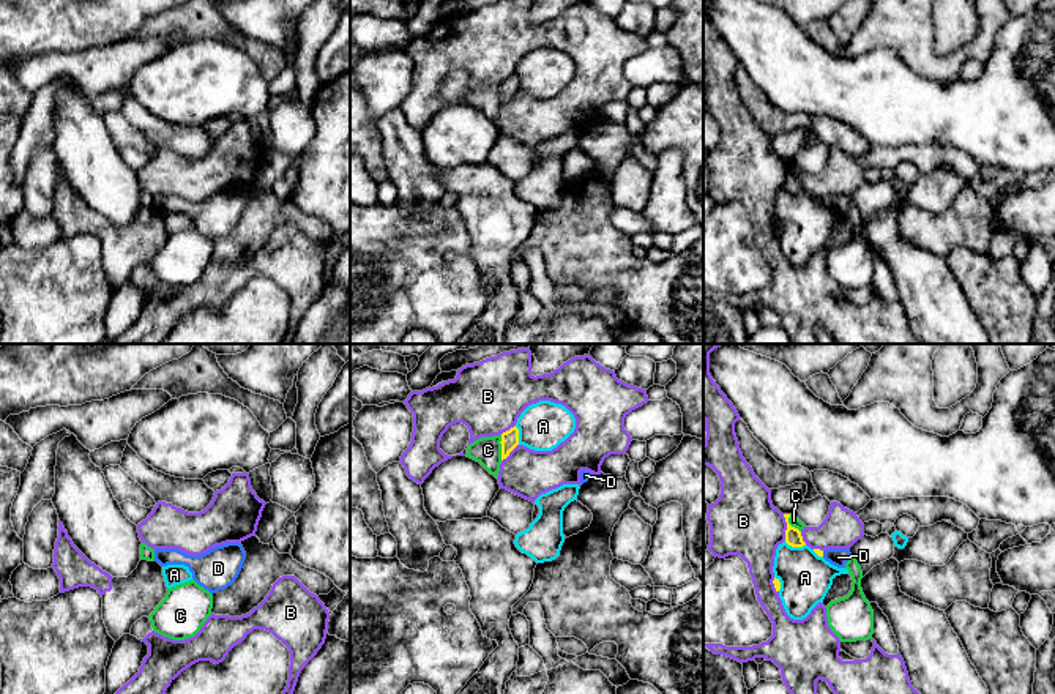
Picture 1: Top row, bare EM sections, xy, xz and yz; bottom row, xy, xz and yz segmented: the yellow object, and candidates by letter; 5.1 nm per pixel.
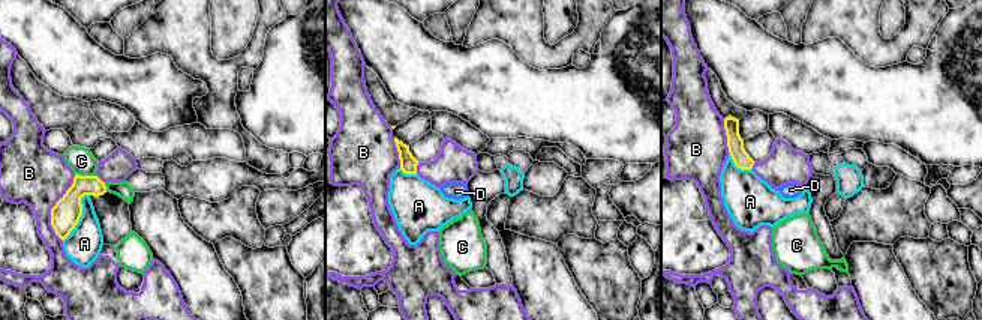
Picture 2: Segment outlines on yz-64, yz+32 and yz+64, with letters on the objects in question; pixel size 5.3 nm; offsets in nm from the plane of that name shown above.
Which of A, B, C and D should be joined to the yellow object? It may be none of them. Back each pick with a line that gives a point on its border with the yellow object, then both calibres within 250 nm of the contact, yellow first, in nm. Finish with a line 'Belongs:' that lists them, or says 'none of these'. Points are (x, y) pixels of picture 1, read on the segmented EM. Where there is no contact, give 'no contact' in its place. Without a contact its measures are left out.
Belongs: none of these

